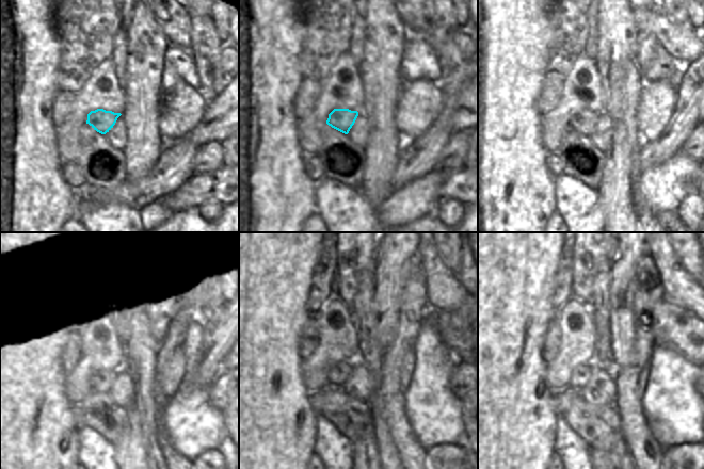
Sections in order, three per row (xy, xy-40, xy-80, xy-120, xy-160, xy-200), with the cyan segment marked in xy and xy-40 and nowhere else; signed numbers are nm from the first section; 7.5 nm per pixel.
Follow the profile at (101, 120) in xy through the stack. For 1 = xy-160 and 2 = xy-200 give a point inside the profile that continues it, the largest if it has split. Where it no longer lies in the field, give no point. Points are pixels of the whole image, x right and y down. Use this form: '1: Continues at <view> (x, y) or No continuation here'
1: Continues at xy-160 (339, 373)
2: Continues at xy-200 (580, 374)

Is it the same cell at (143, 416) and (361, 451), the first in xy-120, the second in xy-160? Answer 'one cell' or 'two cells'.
one cell

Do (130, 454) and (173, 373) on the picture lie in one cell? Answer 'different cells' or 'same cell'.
different cells

